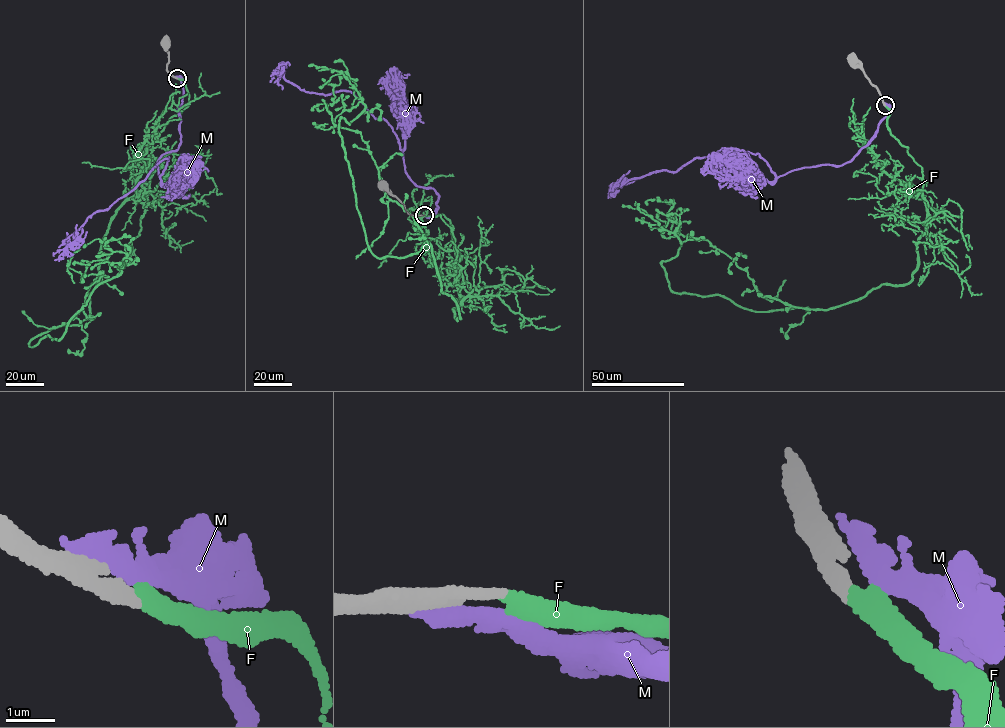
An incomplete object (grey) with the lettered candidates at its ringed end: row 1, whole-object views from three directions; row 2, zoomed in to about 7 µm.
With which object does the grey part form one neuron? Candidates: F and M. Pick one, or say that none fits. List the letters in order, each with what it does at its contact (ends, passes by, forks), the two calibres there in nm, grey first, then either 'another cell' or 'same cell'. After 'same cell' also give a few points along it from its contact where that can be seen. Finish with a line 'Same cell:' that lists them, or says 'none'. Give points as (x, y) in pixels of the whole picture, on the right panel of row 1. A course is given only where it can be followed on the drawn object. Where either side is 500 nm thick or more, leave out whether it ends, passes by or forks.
F: it ends | 280/400 nm | same cell | via (884, 105), (922, 171), (908, 283), (809, 311), (675, 293), (661, 263), (681, 245), (673, 204), (646, 205)
M: it ends | 360/440 nm | another cell
Same cell: F

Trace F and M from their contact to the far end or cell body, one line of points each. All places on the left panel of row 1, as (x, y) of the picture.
F: (177, 78), (189, 104), (109, 225), (95, 317), (29, 346), (60, 340), (120, 274), (112, 239), (104, 249)
M: (175, 77), (184, 92), (181, 141), (159, 158), (160, 178), (168, 157), (87, 216), (68, 246), (67, 232)

